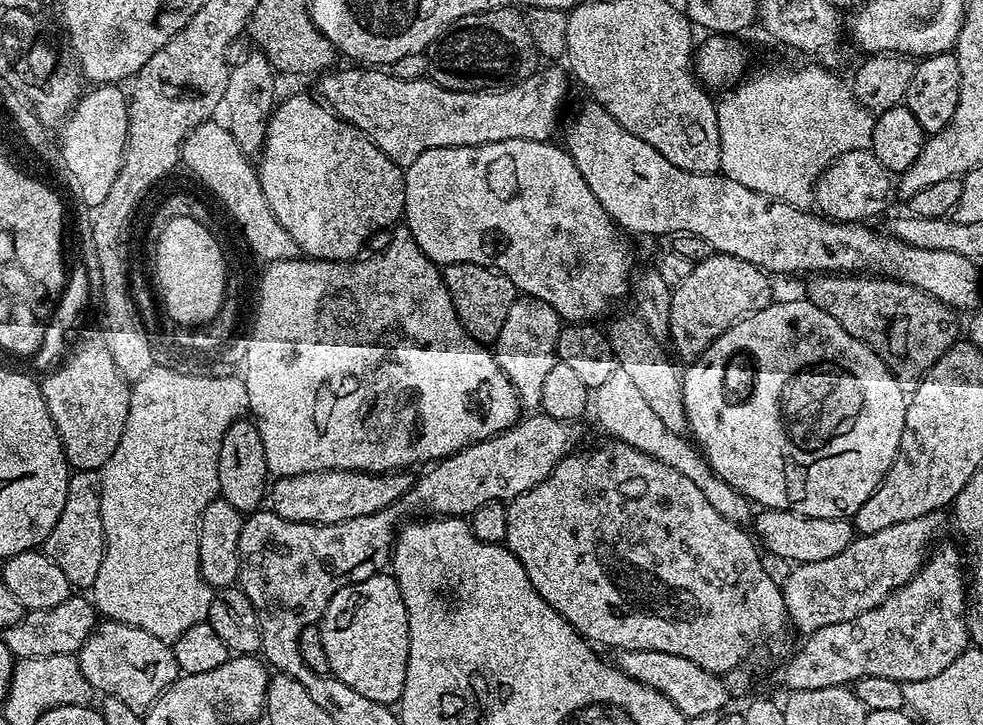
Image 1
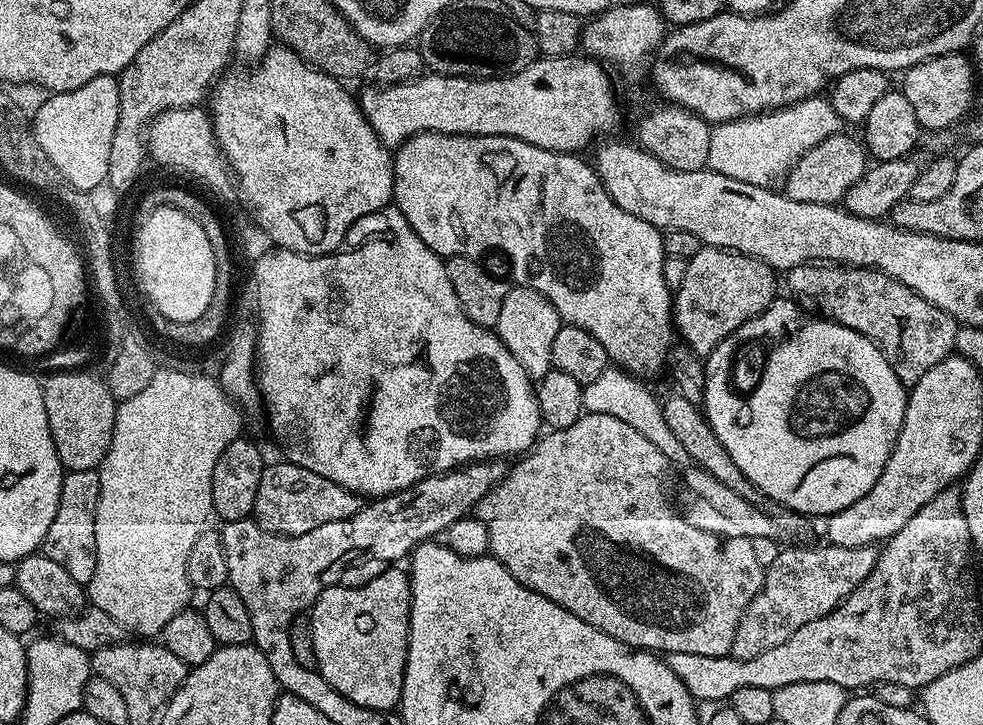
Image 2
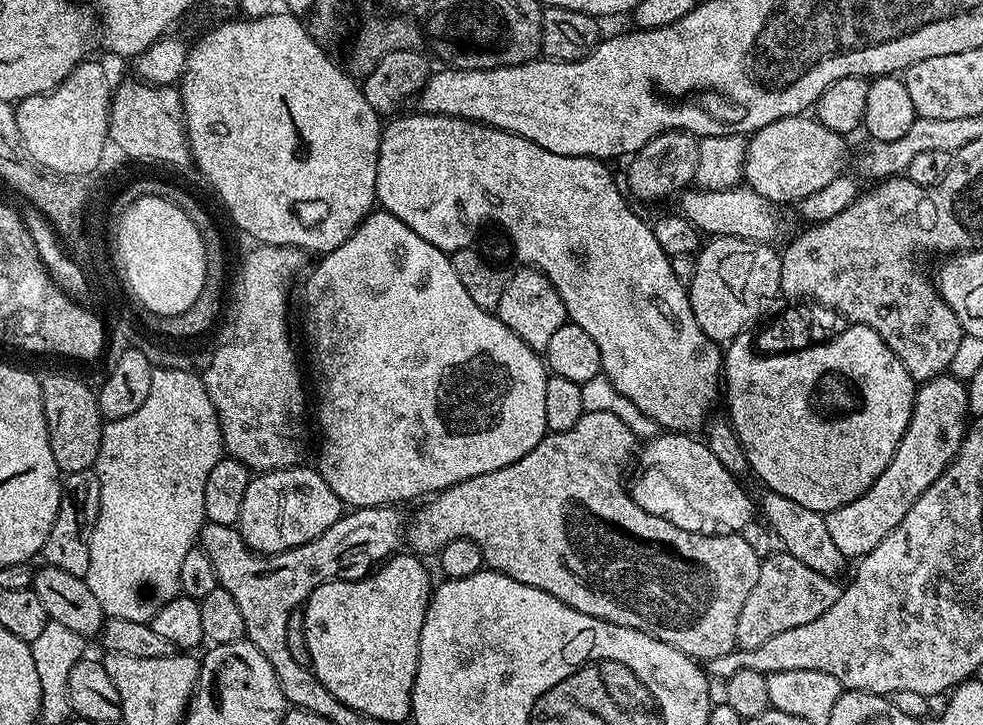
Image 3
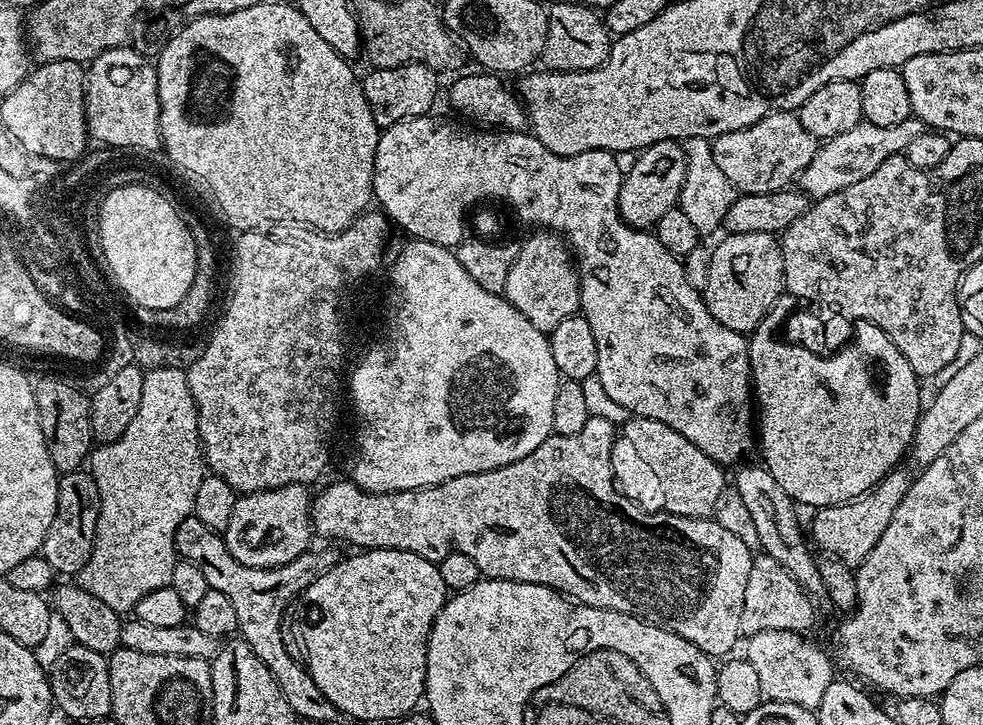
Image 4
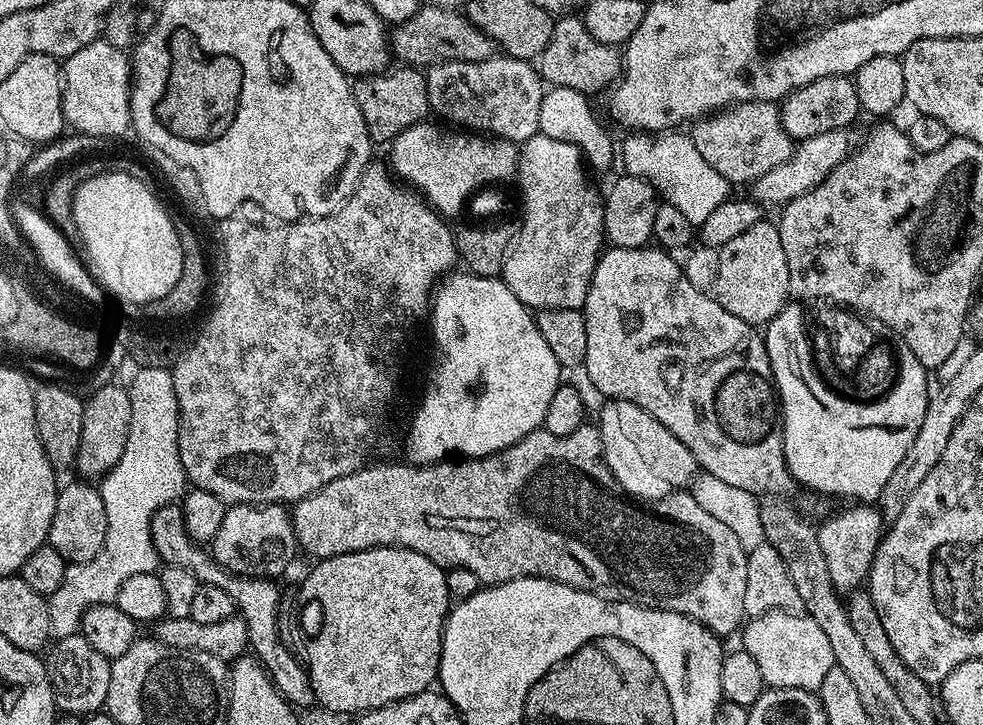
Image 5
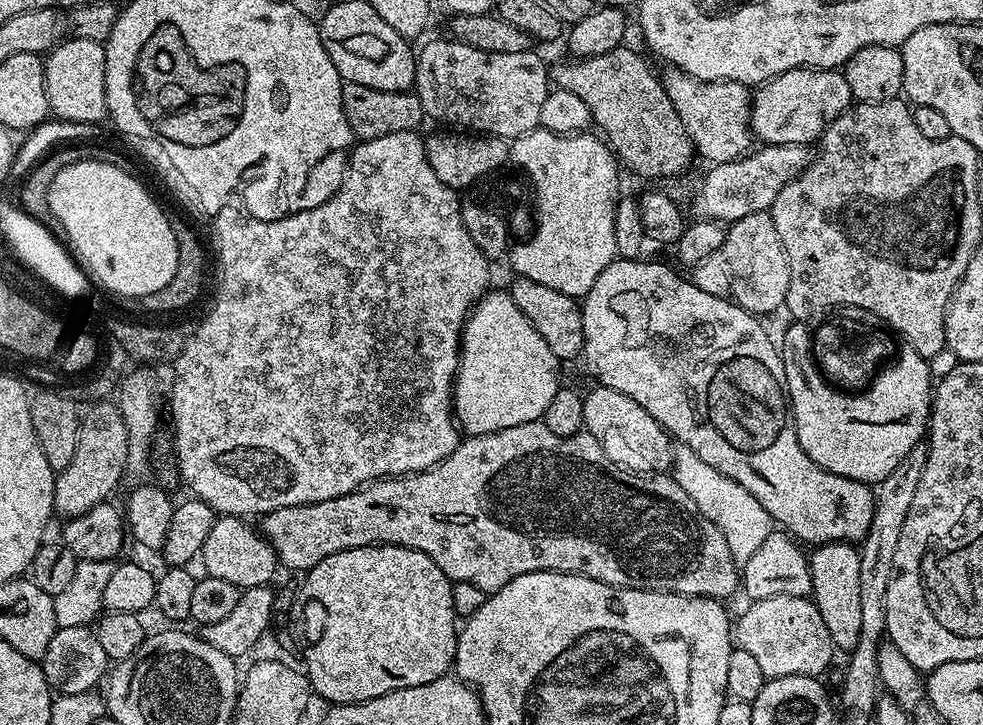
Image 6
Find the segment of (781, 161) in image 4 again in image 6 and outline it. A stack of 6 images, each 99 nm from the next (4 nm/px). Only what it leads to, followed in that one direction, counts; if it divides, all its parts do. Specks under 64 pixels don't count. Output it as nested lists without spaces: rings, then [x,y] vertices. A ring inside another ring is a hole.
[[[673,67],[667,71],[663,73],[662,83],[670,102],[674,102],[674,110],[678,110],[678,118],[682,118],[682,126],[686,126],[686,132],[690,134],[695,155],[705,156],[709,165],[748,155],[754,144],[749,85],[729,80],[699,80]]]

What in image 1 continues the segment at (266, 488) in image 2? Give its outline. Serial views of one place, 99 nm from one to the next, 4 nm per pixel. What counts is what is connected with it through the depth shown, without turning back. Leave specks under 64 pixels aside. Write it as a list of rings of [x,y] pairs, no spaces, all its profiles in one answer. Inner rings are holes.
[[[404,470],[390,472],[307,472],[281,476],[271,485],[270,508],[290,522],[337,524],[362,518],[390,506],[412,488],[413,477]]]

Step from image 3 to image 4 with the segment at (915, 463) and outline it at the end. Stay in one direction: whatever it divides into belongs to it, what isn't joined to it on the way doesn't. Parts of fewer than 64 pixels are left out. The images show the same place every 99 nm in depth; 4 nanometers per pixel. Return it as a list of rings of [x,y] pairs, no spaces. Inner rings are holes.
[[[893,470],[888,472],[879,480],[878,483],[870,489],[869,492],[859,496],[856,500],[847,500],[841,504],[831,504],[825,508],[815,509],[812,520],[812,532],[810,528],[810,536],[813,541],[815,539],[825,549],[825,553],[837,556],[842,562],[859,566],[866,558],[866,554],[870,554],[870,550],[874,550],[874,546],[878,542],[878,538],[882,538],[886,526],[890,526],[890,518],[894,518],[894,510],[898,510],[898,502],[902,502],[902,498],[906,494],[910,483],[910,476],[901,470]]]

